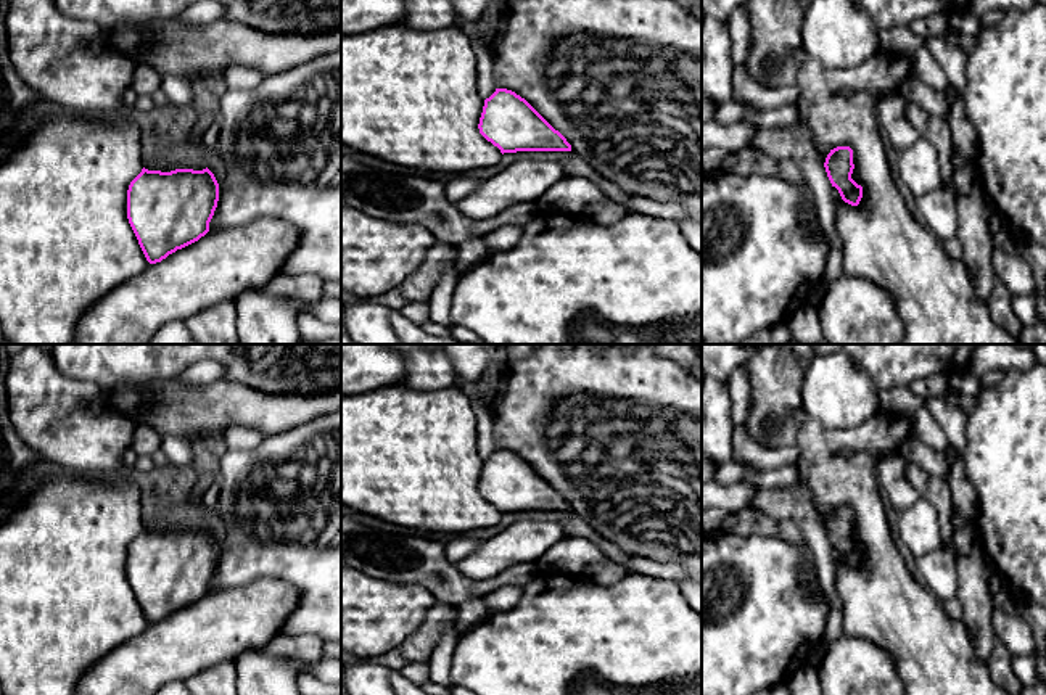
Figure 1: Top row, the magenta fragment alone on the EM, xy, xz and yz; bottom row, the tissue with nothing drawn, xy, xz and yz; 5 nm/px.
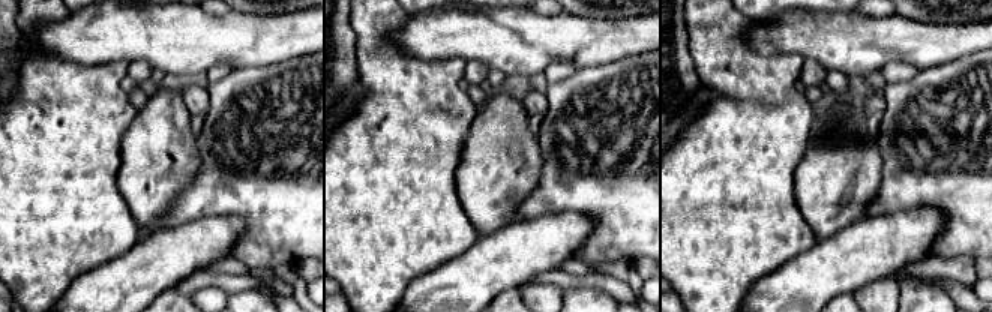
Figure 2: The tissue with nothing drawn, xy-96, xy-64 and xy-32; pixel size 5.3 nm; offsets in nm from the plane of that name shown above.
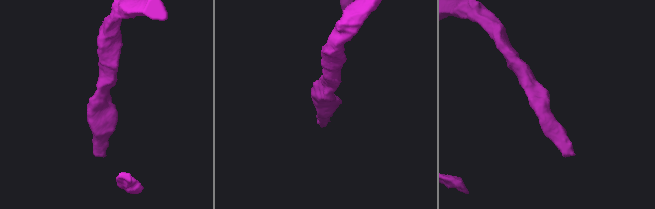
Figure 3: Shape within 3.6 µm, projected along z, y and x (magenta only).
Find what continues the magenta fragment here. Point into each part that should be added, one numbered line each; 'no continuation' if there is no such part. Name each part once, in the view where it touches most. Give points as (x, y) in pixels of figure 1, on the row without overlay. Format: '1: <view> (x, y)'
1: yz (934, 655)

